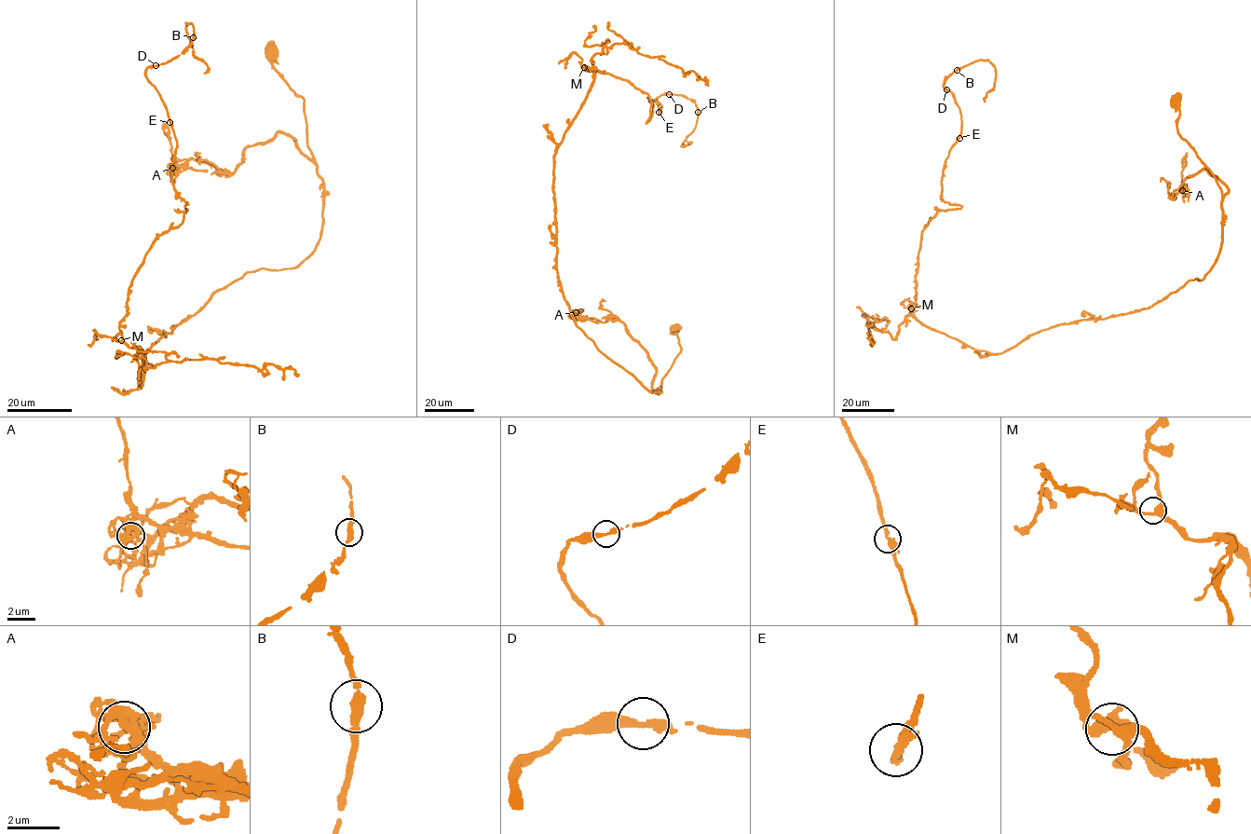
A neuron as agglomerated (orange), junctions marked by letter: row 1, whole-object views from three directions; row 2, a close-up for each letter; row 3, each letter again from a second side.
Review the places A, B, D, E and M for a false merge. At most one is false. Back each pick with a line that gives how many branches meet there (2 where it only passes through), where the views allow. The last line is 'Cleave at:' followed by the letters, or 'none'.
A: Branches: 4
Cleave at: A

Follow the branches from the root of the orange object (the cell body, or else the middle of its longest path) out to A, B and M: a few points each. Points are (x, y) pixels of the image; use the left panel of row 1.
A: (140, 379), (212, 293), (294, 268), (321, 228), (324, 181), (283, 133), (232, 173), (172, 168)
B: (140, 379), (142, 353), (119, 329), (129, 288), (188, 204), (145, 71), (193, 37)
M: (140, 379), (139, 388), (145, 364), (142, 353), (138, 348), (130, 348), (121, 340)

